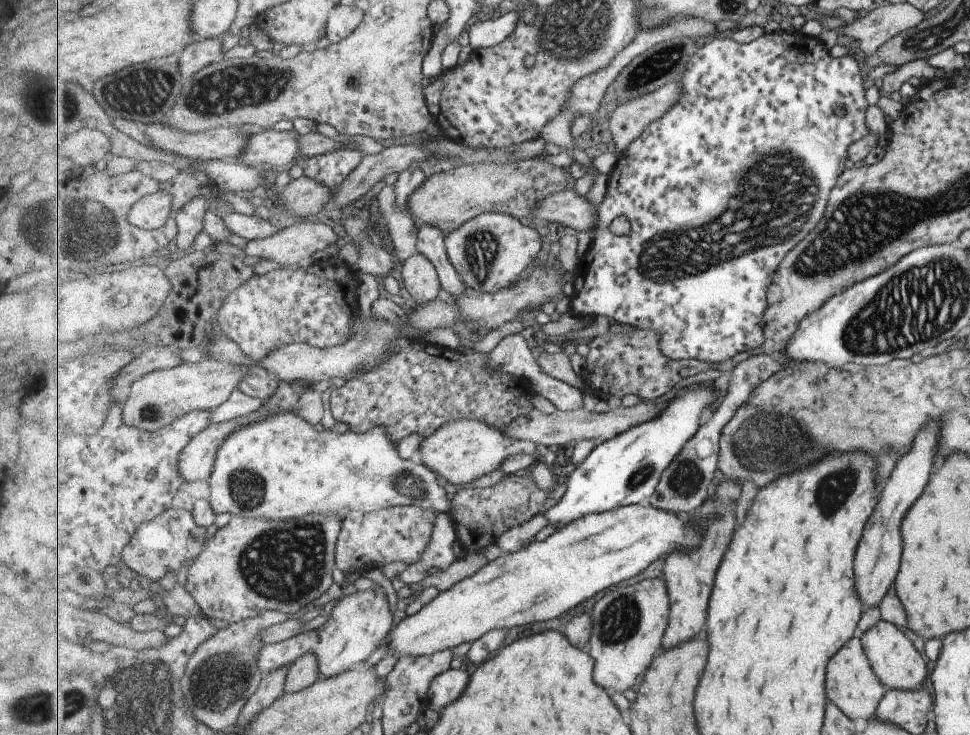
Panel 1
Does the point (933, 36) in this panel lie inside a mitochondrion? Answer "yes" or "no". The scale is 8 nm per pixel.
yes

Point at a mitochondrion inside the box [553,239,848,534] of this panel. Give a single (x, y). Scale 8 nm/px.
(771, 440)

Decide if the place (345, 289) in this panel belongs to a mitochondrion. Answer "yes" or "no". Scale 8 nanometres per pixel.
no

